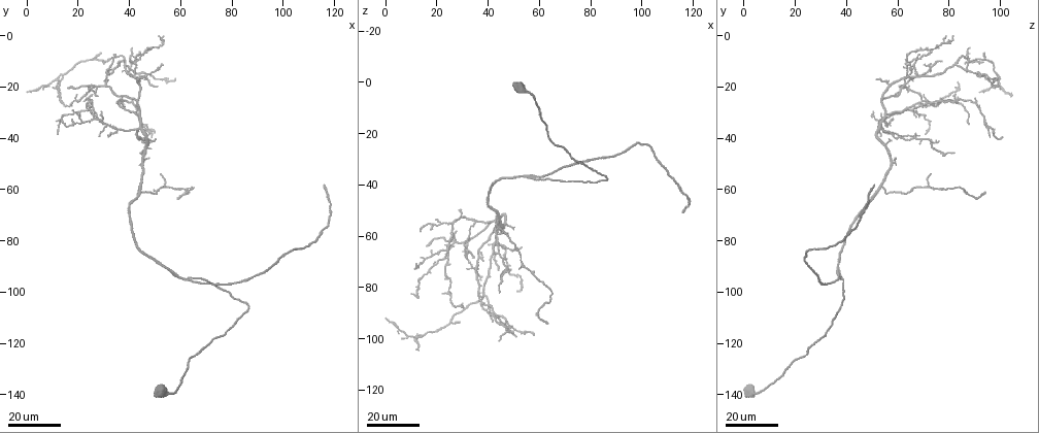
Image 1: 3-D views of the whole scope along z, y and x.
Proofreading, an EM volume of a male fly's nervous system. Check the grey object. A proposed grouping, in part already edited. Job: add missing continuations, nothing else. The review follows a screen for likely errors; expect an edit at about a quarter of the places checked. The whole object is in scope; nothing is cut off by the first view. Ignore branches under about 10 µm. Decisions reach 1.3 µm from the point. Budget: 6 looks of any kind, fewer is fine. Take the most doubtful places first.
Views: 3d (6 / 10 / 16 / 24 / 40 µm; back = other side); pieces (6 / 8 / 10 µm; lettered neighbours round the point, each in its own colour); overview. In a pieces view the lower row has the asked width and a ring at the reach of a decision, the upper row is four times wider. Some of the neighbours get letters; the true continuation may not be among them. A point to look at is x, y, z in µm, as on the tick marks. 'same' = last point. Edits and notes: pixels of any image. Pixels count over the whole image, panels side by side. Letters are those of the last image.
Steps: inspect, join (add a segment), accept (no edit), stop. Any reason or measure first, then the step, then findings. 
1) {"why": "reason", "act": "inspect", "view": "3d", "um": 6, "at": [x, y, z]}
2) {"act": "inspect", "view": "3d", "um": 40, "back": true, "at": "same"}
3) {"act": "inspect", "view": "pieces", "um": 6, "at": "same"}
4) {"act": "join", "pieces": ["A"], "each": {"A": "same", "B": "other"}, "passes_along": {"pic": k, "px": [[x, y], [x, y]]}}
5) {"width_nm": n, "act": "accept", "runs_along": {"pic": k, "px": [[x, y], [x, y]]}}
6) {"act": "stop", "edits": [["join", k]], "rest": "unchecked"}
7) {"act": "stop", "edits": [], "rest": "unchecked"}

{"act": "inspect", "view": "3d", "um": 16, "at": [64, 61, 95]}

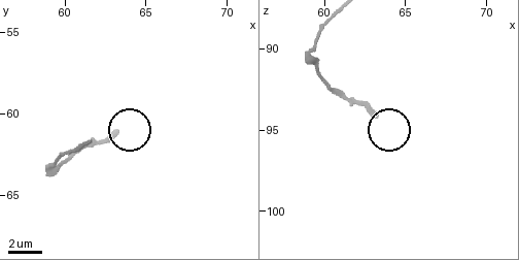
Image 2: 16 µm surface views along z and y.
{"act": "inspect", "view": "pieces", "um": 10, "at": [63.2, 61.3, 94.2]}

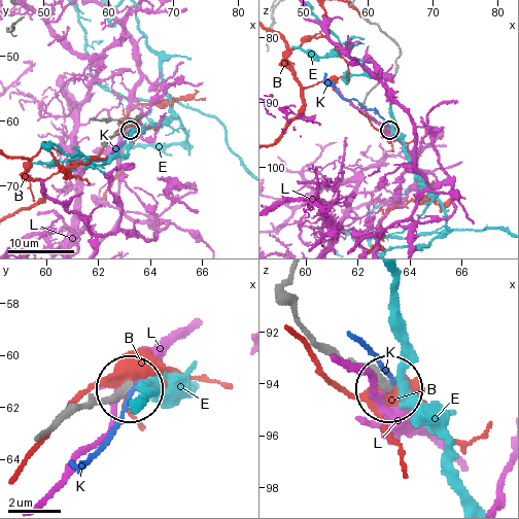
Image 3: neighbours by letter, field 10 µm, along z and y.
{"width_nm": 340, "act": "accept", "each": {"B": "other", "E": "other", "K": "other", "L": "other"}, "runs_along": {"pic": 3, "px": [[47, 436], [87, 405], [125, 391]]}, "found": "none of them fits"}

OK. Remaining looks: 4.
{"why": "free end", "act": "inspect", "view": "3d", "um": 24, "at": [16, 21, 64]}

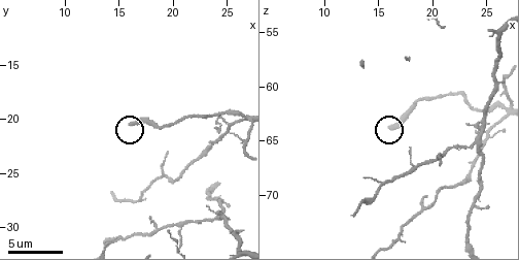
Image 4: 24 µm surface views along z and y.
{"why": "what lies round it", "act": "inspect", "view": "pieces", "um": 10, "at": [16.0, 20.4, 64.0]}

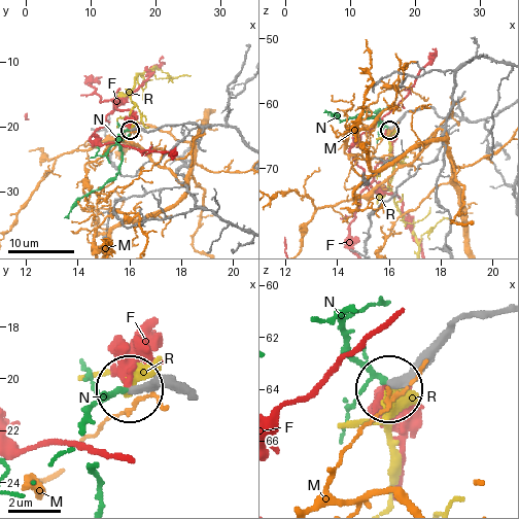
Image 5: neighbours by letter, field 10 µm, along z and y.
{"act": "join", "pieces": ["N"], "each": {"F": "other", "M": "other", "N": "same", "R": "other"}, "found": "it goes on there"}

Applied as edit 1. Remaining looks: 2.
{"act": "stop", "edits": [["join", 5]], "rest": "unchecked"}

